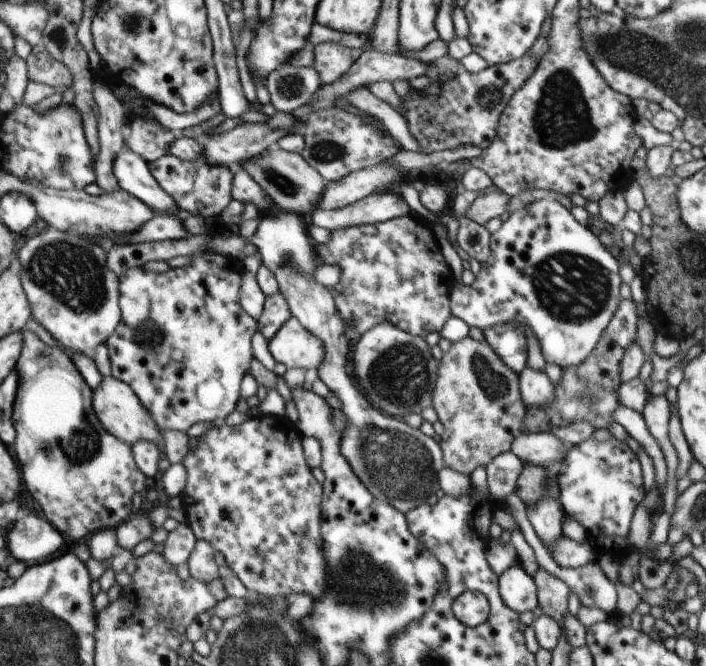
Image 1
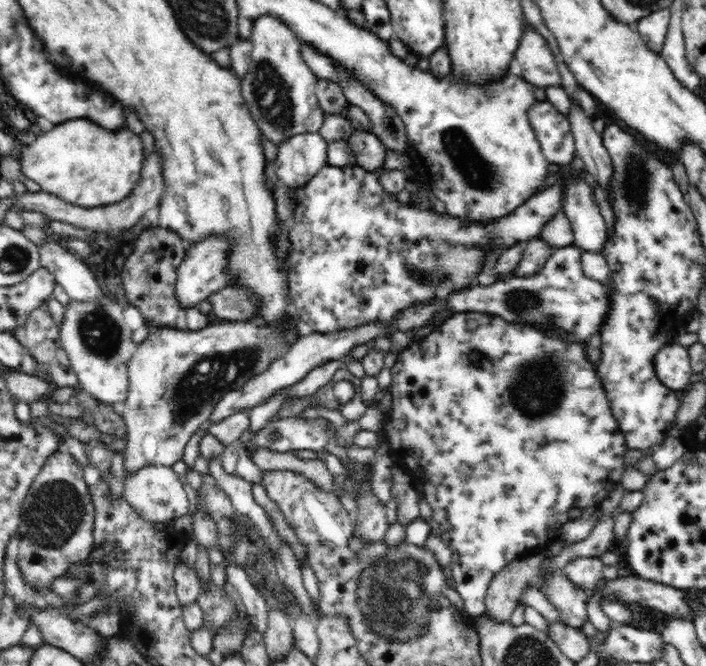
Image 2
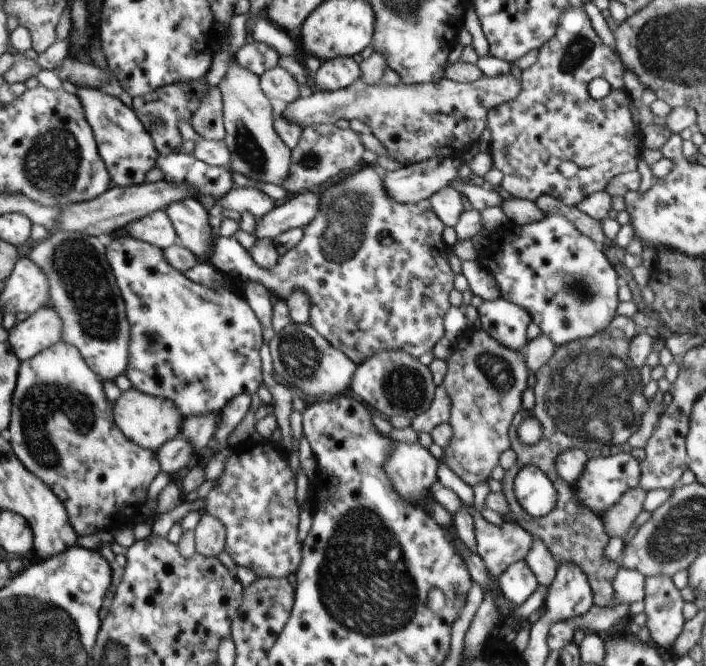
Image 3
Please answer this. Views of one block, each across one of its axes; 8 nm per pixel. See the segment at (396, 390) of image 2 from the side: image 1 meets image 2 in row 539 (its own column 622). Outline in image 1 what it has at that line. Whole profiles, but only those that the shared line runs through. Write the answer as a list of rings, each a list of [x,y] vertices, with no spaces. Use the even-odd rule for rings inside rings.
[[[591,436],[580,444],[570,445],[556,479],[564,517],[584,526],[596,557],[606,555],[622,561],[630,550],[628,536],[632,515],[646,495],[640,461],[626,441],[612,437],[599,442]]]

